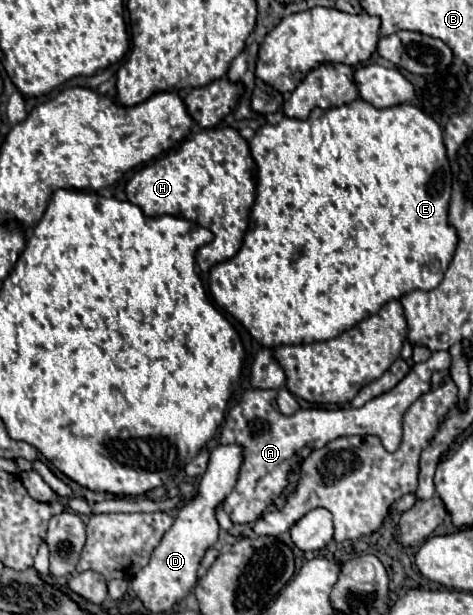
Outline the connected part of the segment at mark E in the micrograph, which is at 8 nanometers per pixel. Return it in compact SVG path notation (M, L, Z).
M355 99L343 107L333 109L313 109L309 119L289 119L285 117L277 127L263 125L253 141L249 143L251 155L255 163L259 163L259 179L257 179L257 199L251 209L249 229L245 233L243 245L239 253L233 259L227 259L215 267L211 267L209 273L209 291L215 299L215 303L235 317L261 345L265 347L279 347L279 345L297 345L297 343L315 343L315 341L327 341L337 337L339 333L351 329L359 321L363 321L369 315L375 315L385 303L393 299L401 299L405 293L415 289L435 289L443 273L447 271L455 247L457 247L457 231L453 225L449 225L449 201L452 192L452 173L445 153L443 133L437 121L429 115L425 115L421 109L401 103L387 109L375 109L371 103L363 99Z

